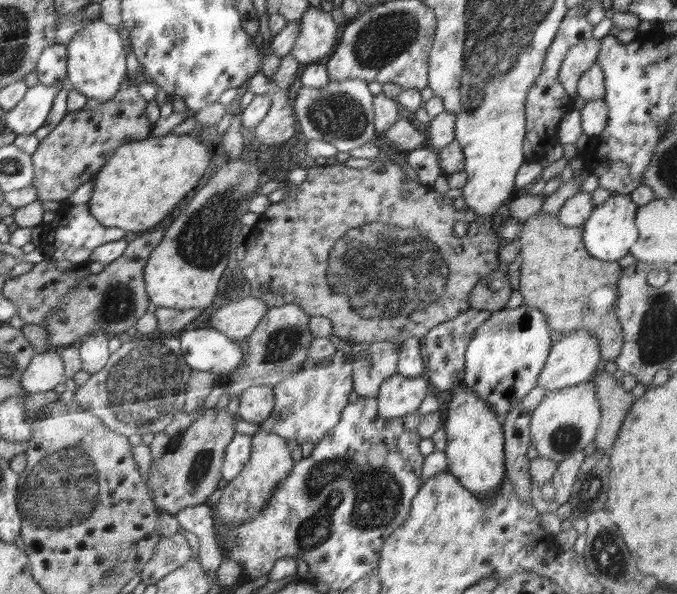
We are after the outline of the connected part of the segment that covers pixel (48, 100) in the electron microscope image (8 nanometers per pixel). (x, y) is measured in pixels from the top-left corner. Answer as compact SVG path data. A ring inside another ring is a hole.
M37 83L30 87L24 93L23 99L4 114L2 119L6 122L6 127L16 135L36 132L44 124L52 103L62 87L62 83L50 86Z

